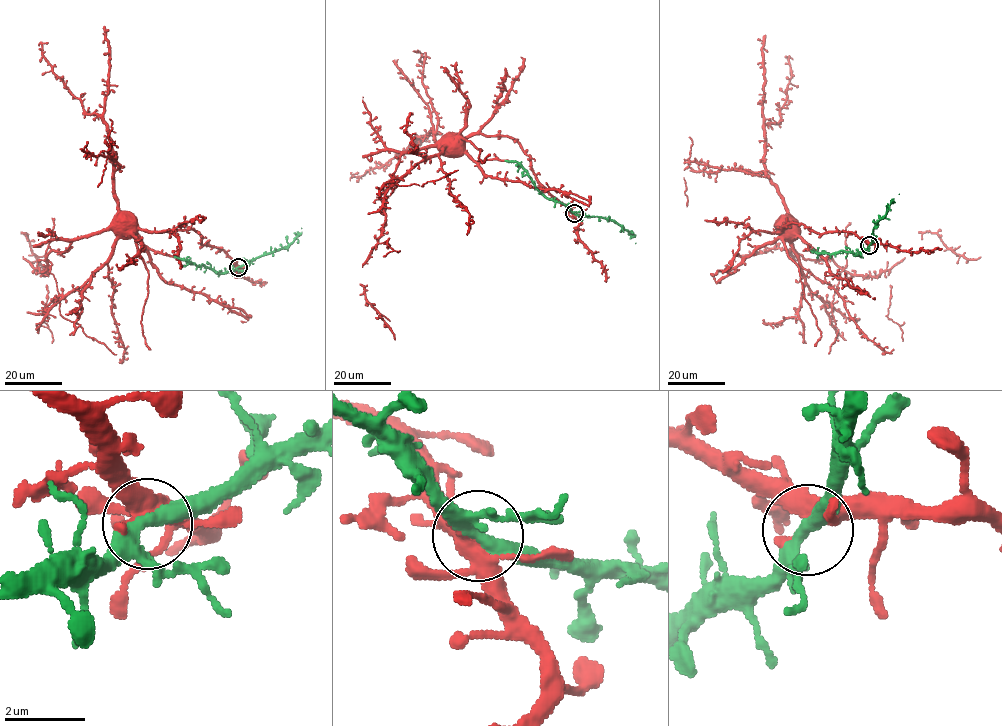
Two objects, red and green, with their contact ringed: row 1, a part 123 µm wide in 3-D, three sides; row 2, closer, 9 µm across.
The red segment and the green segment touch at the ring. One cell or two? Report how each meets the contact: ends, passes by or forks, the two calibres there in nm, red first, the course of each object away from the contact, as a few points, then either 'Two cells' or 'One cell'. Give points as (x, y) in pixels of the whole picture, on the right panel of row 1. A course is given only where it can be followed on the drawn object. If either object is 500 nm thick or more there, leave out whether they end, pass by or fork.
At the ring red forks. At the ring green forks. Thickness 360 nm (red) against 280 nm. Course of red: (870, 245), (852, 233), (820, 233), (793, 222), (779, 233), (778, 226). Course of green: (870, 245), (855, 255), (843, 250), (817, 254), (810, 250). One cell

